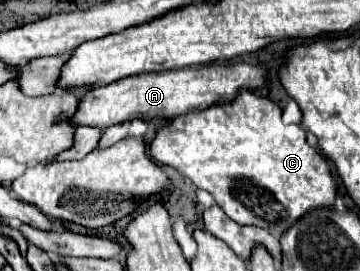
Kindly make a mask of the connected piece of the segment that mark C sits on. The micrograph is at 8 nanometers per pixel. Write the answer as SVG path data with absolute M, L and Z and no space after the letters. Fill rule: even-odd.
M238 90L236 98L234 100L220 100L220 102L214 102L210 108L206 110L200 110L200 112L194 112L194 114L184 114L184 116L178 116L178 118L172 118L170 122L166 122L162 128L156 130L156 136L154 140L150 142L150 154L156 162L162 162L162 164L168 164L172 168L176 168L180 174L184 174L186 178L190 178L198 188L204 188L208 190L216 204L226 212L226 216L230 216L232 220L236 220L238 224L254 224L254 226L260 226L268 232L286 232L292 222L296 222L300 216L304 216L308 210L312 208L318 208L318 206L334 206L334 196L336 196L336 182L330 174L330 166L326 164L326 160L306 142L306 134L302 130L302 126L298 124L290 124L286 126L282 122L282 110L276 102L272 102L270 98L266 96L260 96L256 92L250 92L250 90Z

